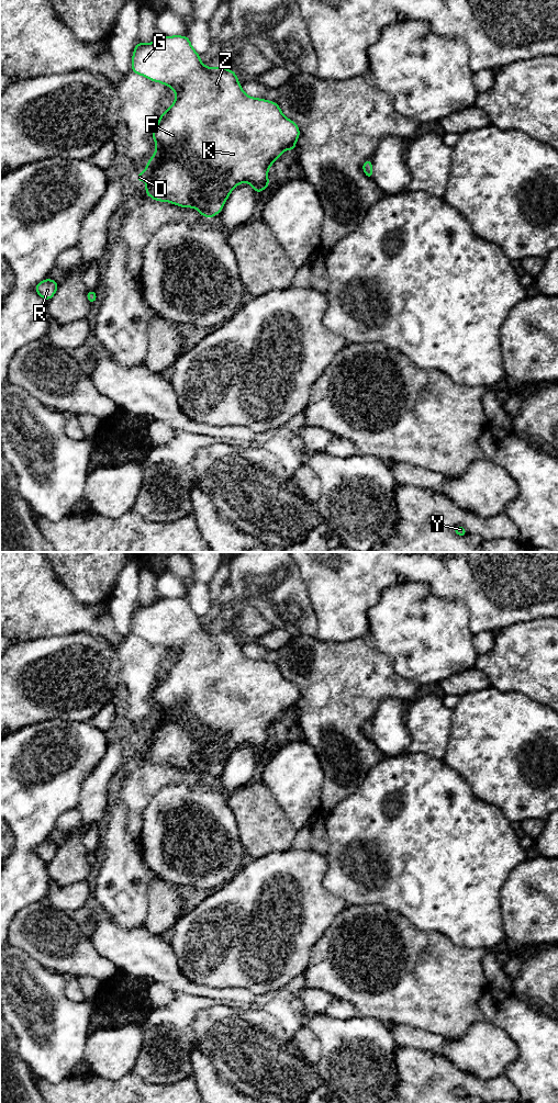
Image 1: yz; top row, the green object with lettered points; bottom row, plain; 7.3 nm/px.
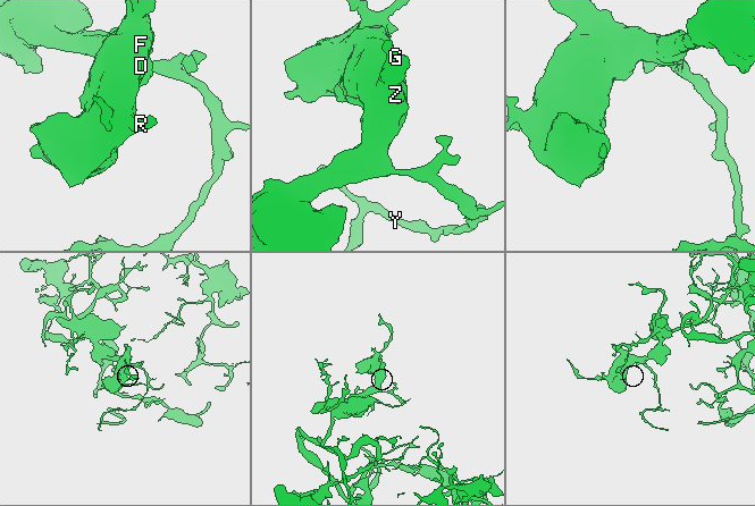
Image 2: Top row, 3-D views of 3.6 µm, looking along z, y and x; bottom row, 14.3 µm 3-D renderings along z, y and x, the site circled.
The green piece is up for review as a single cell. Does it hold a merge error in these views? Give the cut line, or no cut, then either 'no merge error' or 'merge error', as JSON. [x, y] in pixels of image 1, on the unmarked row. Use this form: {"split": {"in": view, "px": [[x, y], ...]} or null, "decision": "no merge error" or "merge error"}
{"split": null, "decision": "no merge error"}

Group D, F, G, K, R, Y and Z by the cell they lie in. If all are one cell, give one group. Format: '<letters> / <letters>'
D F G K R Y Z

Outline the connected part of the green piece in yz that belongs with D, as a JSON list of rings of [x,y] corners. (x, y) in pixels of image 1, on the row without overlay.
[[[187,597],[159,598],[148,606],[138,604],[133,612],[132,634],[168,648],[176,655],[176,662],[154,689],[155,714],[145,732],[137,736],[137,745],[147,742],[145,755],[155,763],[193,769],[201,778],[212,780],[221,775],[230,755],[239,745],[249,745],[256,755],[267,751],[269,729],[284,712],[295,712],[300,699],[298,686],[287,680],[276,664],[247,657],[233,632],[204,628]]]

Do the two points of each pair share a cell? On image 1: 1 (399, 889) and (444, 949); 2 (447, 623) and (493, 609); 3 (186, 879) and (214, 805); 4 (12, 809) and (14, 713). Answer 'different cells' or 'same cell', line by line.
1: different cells
2: different cells
3: same cell
4: different cells

